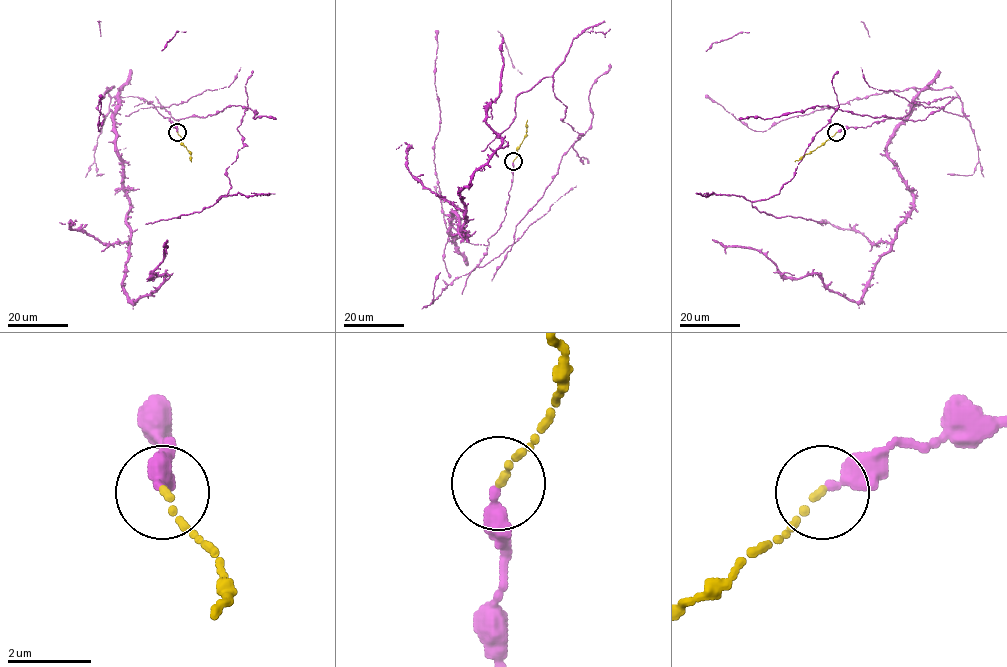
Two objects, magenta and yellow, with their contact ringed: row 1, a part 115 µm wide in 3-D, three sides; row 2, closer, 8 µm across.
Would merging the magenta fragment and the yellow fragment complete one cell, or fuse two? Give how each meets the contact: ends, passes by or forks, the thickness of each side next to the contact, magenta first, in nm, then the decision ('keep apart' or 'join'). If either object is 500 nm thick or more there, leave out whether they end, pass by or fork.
magenta ends; yellow ends; calibres 320 and 170 nm; join

